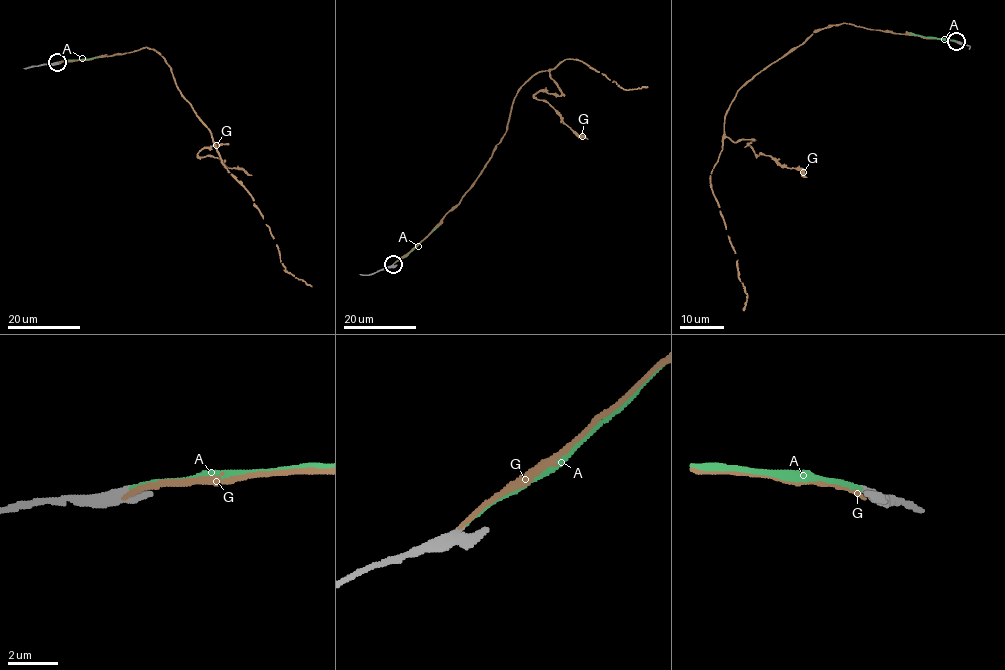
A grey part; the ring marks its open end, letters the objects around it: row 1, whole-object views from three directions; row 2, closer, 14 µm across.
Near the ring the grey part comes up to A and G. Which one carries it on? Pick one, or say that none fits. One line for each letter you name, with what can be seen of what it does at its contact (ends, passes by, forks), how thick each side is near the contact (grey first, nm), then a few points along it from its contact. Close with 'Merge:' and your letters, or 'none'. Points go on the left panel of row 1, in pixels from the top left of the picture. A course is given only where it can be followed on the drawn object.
A: it ends | 340/180 nm | via (57, 62), (103, 55)
Merge: A

